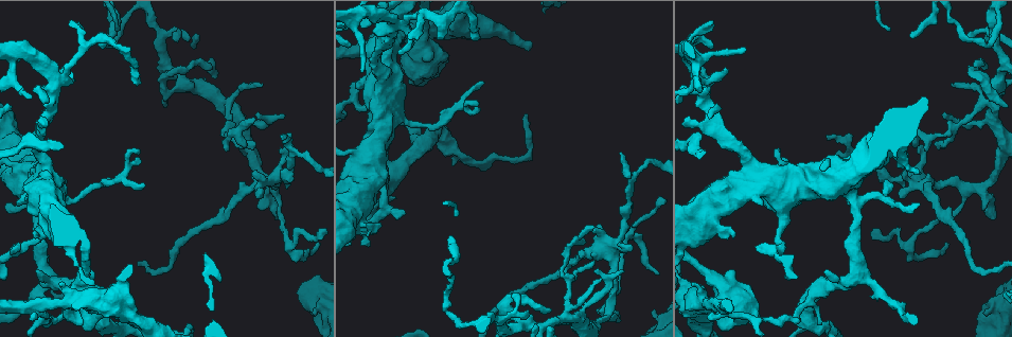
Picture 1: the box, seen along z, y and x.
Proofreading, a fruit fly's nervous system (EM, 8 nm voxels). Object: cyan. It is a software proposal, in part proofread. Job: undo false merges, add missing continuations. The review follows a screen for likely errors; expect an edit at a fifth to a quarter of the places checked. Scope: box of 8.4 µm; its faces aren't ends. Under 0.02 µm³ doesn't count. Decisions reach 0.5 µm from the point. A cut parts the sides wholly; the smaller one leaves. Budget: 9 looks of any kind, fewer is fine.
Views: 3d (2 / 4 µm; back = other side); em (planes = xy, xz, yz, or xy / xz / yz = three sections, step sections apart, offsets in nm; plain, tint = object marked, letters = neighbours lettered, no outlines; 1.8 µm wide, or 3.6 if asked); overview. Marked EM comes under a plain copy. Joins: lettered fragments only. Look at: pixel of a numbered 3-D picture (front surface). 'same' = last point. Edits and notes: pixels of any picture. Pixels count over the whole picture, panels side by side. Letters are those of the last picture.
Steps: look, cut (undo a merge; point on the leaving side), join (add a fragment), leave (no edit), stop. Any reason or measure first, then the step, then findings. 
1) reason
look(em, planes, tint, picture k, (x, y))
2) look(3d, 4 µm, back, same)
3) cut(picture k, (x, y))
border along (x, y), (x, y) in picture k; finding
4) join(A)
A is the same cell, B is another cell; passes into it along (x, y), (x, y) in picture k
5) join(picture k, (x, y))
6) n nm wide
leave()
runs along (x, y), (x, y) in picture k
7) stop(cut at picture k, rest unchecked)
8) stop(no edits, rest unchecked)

thick turns thin
look(em, planes, tint, picture 1, (37, 307))

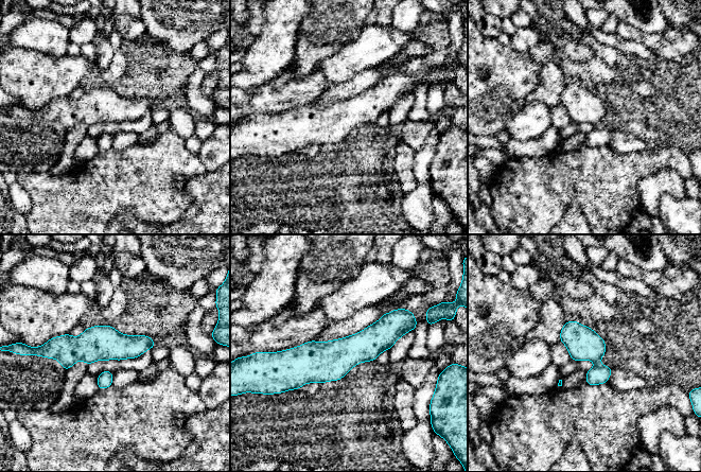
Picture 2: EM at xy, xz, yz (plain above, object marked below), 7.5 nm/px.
look(em, planes, letters, same)

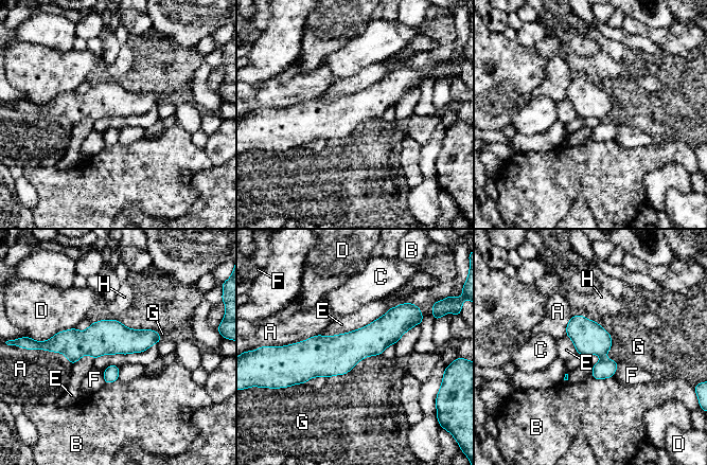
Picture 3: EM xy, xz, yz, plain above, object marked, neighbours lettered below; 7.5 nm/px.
E touches over 480 nm
cut(picture 3, (588, 337))
A, B, C, D, E, F, G and H are other cells; border along (604, 356), (601, 358) in picture 3; a second cell is stuck on

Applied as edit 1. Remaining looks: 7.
look(em, xy, step 8, tint, picture 1, (420, 146))

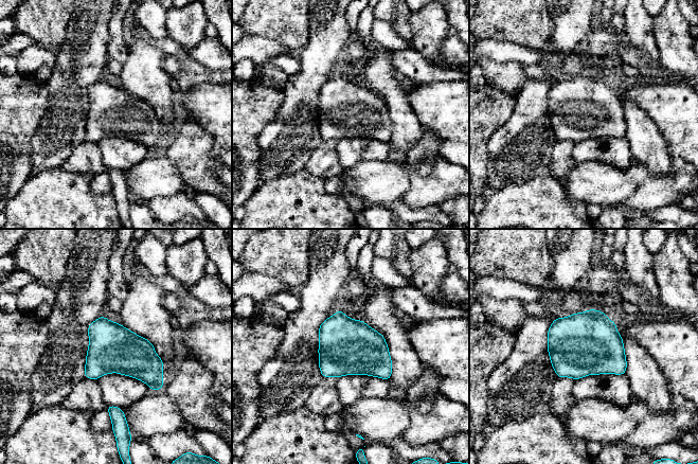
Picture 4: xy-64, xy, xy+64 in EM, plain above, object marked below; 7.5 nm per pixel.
another direction
look(em, yz, step 16, letters, same)

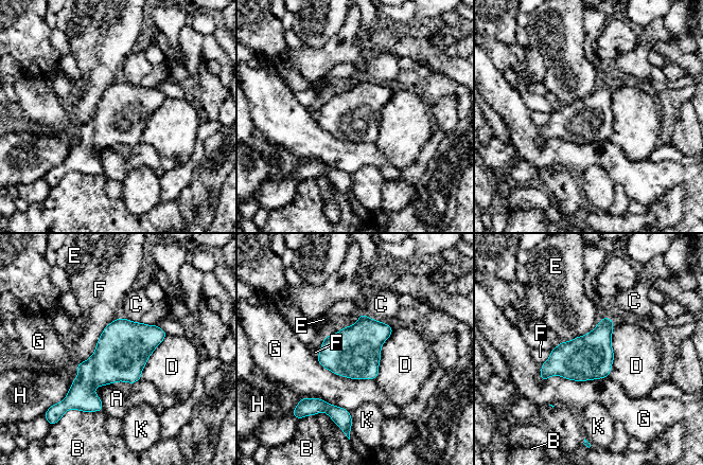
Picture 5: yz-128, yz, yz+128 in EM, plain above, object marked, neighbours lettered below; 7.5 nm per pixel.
G touches over 550 nm
leave()
A, B, C, D, E, F, G, H and K are other cells; border along (614, 322), (613, 362), (608, 376) in picture 5; one cell here

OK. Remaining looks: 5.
redraw
look(overview)

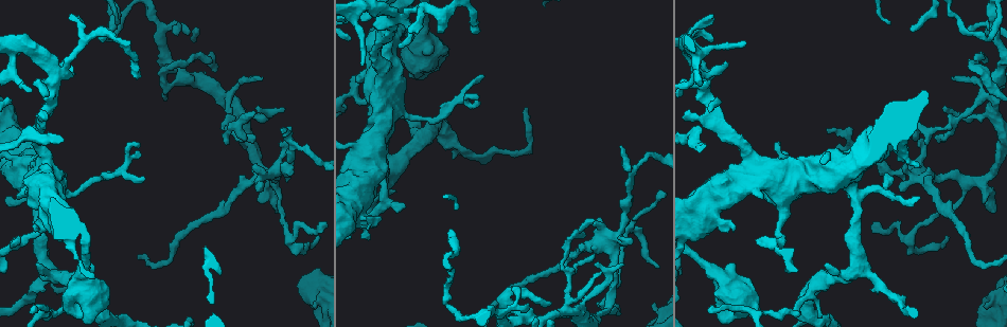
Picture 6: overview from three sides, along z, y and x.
thick turns thin
look(3d, 4 µm, picture 6, (567, 312))

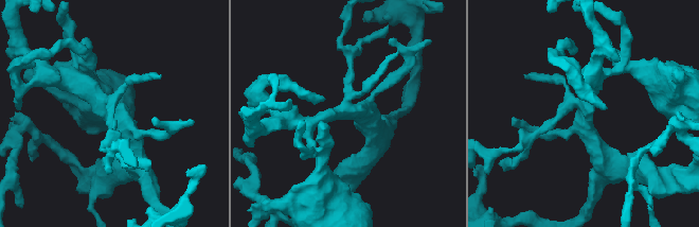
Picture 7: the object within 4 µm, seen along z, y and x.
shape alone is not enough
look(em, planes, tint, picture 7, (344, 110))

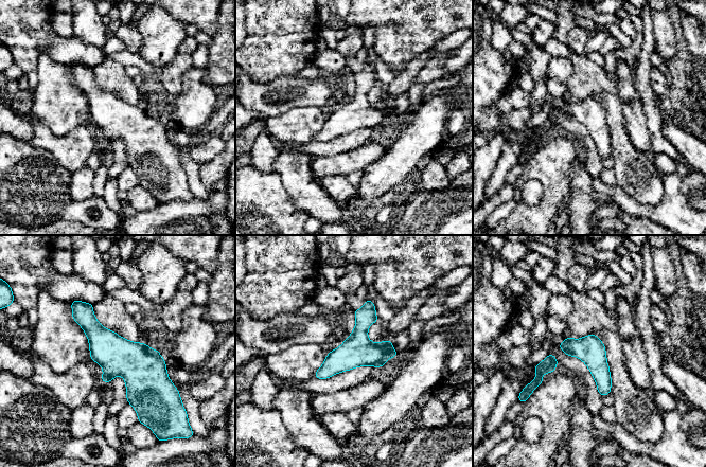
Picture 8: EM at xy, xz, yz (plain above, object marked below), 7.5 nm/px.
what lies round it
look(em, planes, letters, same)

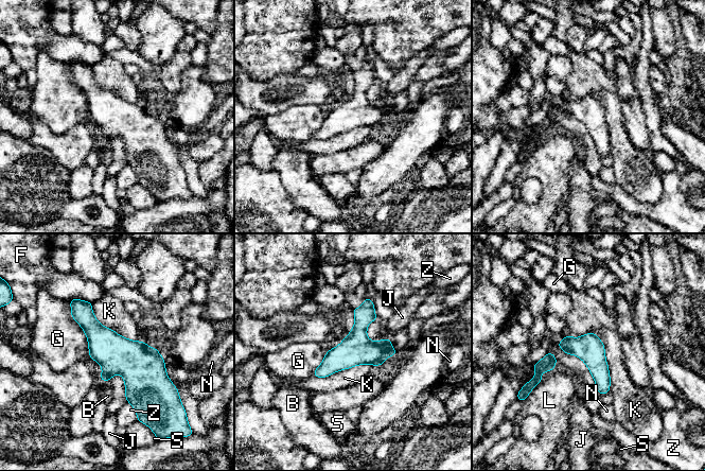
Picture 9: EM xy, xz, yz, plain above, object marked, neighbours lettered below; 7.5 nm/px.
K touches over 550 nm
leave()
B, F, G, J, K, L, N, S and Z are other cells; runs along (73, 306), (121, 355), (170, 385) in picture 9; all the same cell

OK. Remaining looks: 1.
free end
look(em, yz, step 16, letters, picture 6, (710, 78))

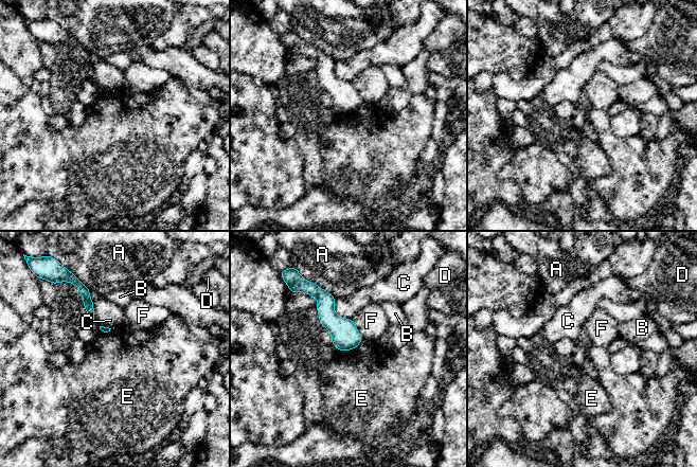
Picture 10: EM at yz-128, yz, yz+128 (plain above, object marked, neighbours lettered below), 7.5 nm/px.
200 nm wide
leave()
A, B, C, D, E and F are other cells; border along (355, 347), (349, 351), (339, 351) in picture 10; no lettered fragment goes on from it

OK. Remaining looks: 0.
stop(cut at picture 3, rest unchecked)

